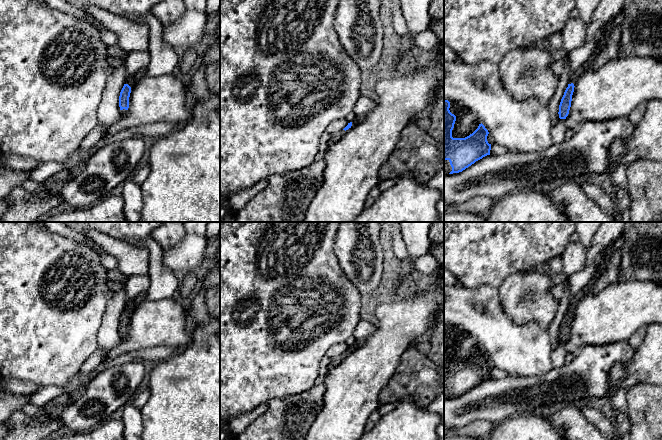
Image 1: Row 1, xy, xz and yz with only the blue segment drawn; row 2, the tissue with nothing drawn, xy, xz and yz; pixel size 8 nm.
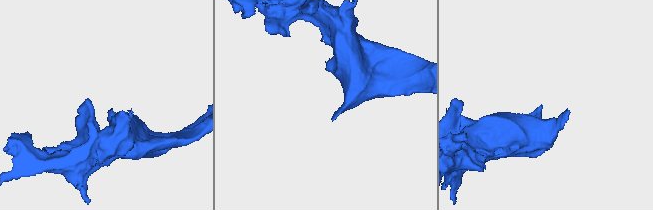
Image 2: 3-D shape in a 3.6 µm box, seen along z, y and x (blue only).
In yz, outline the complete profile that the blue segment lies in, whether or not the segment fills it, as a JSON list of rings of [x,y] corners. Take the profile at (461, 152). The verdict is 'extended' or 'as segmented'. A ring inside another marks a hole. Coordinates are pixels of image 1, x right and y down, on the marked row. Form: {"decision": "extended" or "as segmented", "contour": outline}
{"decision": "extended", "contour": [[[444,99],[444,175],[459,173],[483,157],[490,155],[488,130],[481,123],[465,138],[453,138],[456,116],[449,110],[450,102]]]}

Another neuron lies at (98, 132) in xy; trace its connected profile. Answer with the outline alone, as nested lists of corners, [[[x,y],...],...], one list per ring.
[[[98,124],[84,139],[81,143],[81,153],[83,154],[82,161],[70,171],[69,179],[75,178],[85,167],[86,162],[88,161],[89,154],[88,151],[99,141],[101,140],[106,133],[107,129],[103,128],[100,124]]]

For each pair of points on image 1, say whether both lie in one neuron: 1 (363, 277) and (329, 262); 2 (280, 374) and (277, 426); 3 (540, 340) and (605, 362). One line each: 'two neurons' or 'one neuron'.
1: two neurons
2: two neurons
3: two neurons

